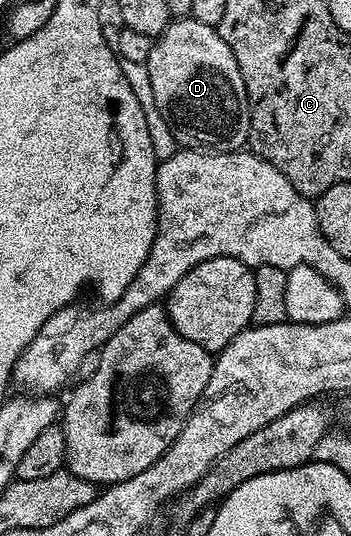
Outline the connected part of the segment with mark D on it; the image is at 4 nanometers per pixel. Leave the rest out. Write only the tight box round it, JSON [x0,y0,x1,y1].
[147,18,249,152]

